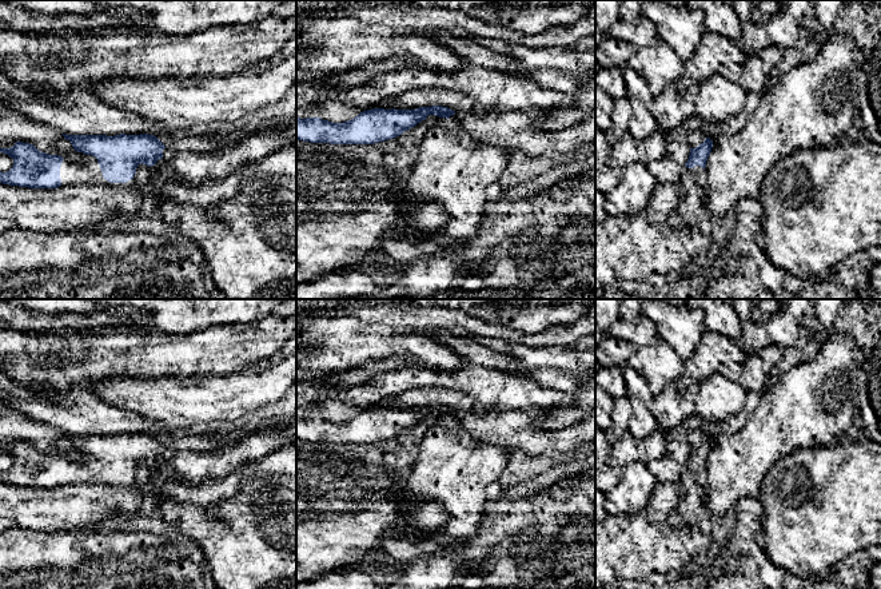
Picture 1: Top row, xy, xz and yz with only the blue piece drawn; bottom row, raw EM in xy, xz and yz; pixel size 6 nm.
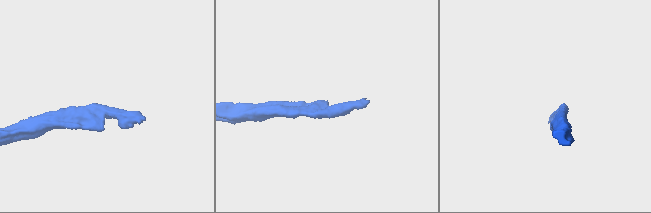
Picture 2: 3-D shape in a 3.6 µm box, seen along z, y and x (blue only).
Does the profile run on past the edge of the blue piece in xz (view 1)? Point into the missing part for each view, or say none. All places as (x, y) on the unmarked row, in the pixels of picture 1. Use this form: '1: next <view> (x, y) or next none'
1: next none

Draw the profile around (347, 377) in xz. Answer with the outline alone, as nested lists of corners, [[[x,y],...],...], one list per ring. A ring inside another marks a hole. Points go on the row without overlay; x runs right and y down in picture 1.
[[[366,365],[360,369],[332,370],[332,371],[324,373],[324,375],[331,383],[339,387],[350,387],[350,386],[355,386],[366,382],[374,374],[376,374],[378,370],[379,369],[375,365]]]

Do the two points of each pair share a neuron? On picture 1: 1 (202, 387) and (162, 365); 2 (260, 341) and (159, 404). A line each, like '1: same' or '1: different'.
1: different
2: different

